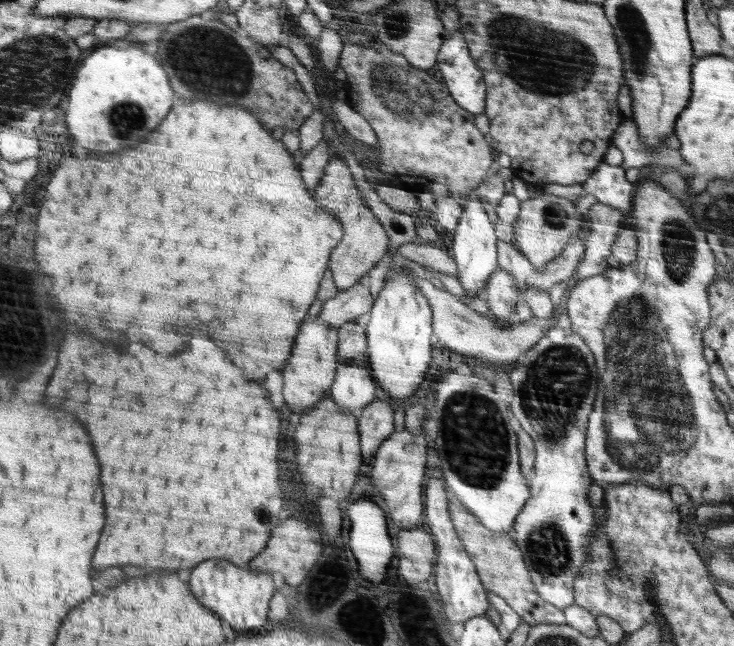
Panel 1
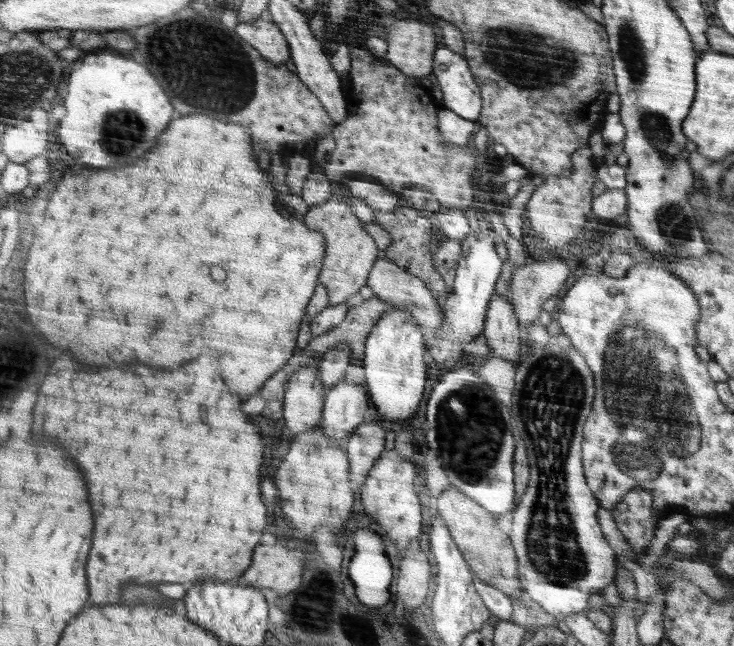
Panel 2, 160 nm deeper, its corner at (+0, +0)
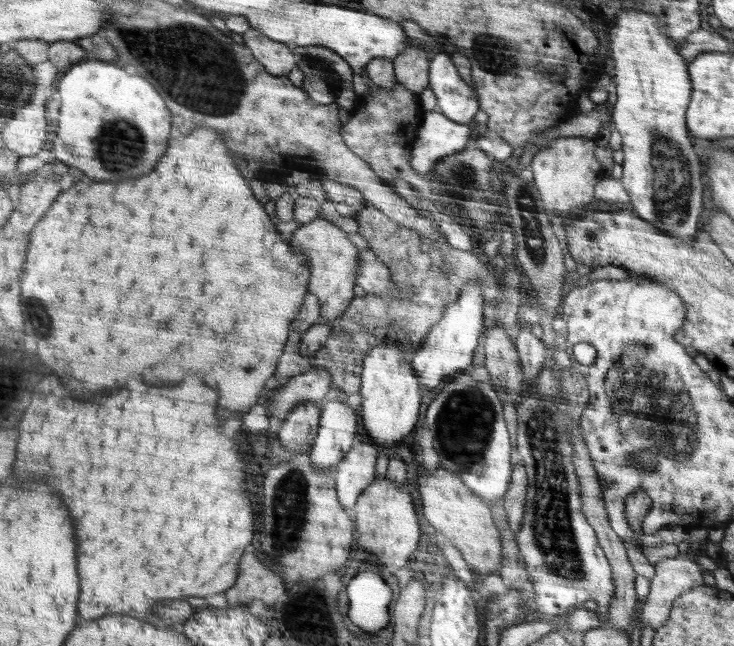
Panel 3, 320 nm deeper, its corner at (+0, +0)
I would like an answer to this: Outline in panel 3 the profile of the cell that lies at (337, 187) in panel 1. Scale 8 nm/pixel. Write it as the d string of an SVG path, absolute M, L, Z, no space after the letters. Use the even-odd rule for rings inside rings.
M320 216L304 226L299 226L290 236L290 242L296 251L305 254L306 258L309 259L309 266L310 269L312 269L312 272L310 274L308 292L309 294L314 295L316 299L320 300L321 308L319 321L332 322L336 320L336 318L342 317L355 298L352 289L357 285L358 274L360 274L361 251L354 247L350 242L345 231L342 231L339 227L336 227L336 225L326 221L326 219L323 219Z

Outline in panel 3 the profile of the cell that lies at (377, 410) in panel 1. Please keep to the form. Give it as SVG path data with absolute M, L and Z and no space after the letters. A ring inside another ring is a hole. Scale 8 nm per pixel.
M361 436L343 461L335 466L336 489L342 506L352 510L359 494L375 479L379 450L379 446Z

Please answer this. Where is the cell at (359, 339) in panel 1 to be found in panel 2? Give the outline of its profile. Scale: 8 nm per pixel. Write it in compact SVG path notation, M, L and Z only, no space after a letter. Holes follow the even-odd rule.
M336 345L321 359L318 379L328 388L345 378L346 370L353 360L352 346Z

